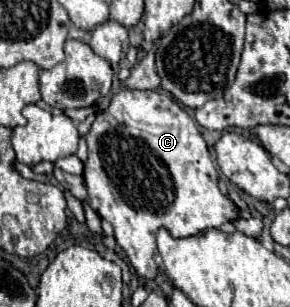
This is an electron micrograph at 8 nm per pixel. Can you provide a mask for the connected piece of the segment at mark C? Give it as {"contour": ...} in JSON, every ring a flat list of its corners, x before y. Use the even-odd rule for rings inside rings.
{"contour":[[128,88,120,90,112,98,110,106,106,110,98,112,90,132,86,134,86,144,88,144,88,162,84,166,84,184,88,188,90,206,98,212,100,218,104,218,104,220,108,220,112,224,114,238,120,244,120,248,126,252,126,258,128,258,128,262,130,262,130,266,132,266,132,270,134,270,134,274,138,278,154,280,160,274,160,268,154,262,154,242,156,242,156,232,160,228,166,228,172,238,186,238,186,236,196,236,196,234,200,234,200,232,204,232,208,228,220,228,224,222,232,222,232,220,236,220,240,216,236,204,230,198,224,198,224,194,218,188,218,170,216,170,216,166,214,166,214,162,212,162,212,158,208,154,208,146,206,146,206,142,204,142,204,138,202,138,202,134,200,134,200,130,196,126,196,120,168,92,162,92,162,90,158,90,158,92,152,92,152,90,128,90]]}

